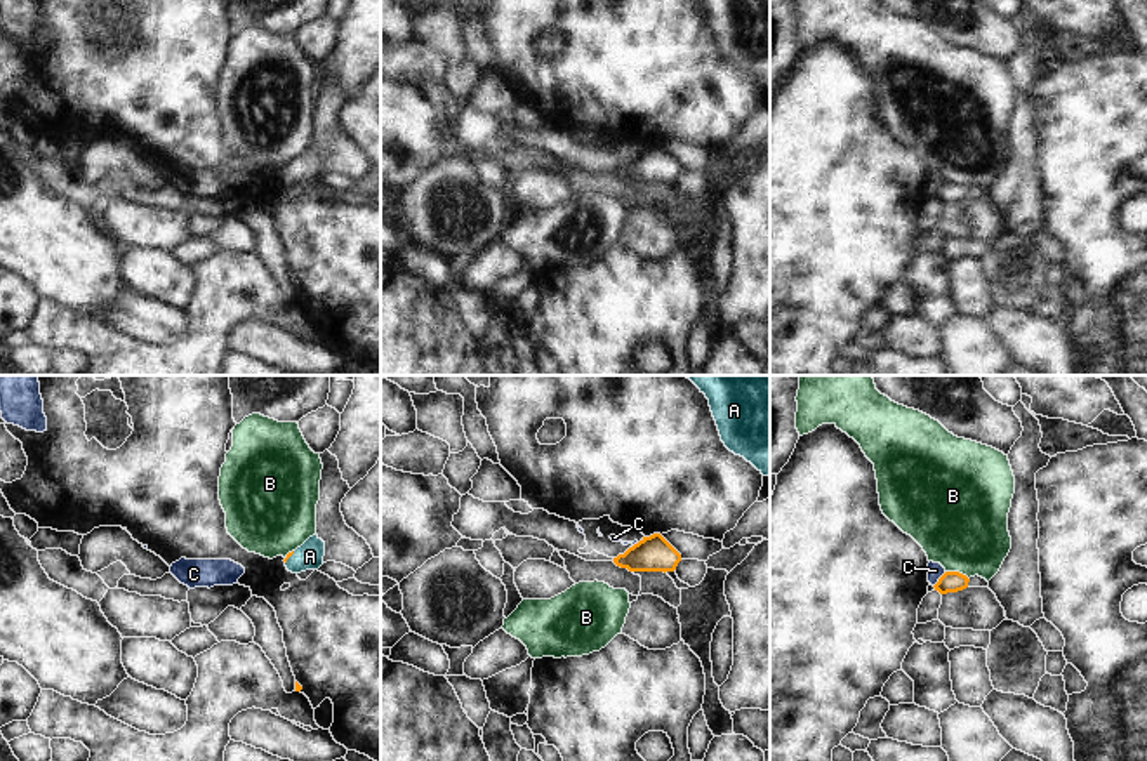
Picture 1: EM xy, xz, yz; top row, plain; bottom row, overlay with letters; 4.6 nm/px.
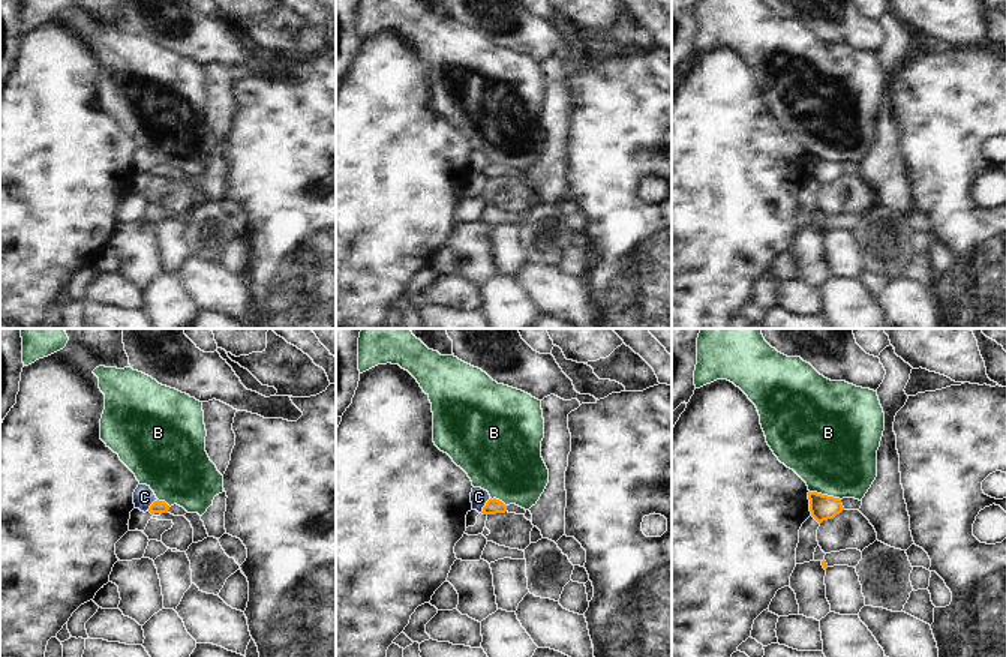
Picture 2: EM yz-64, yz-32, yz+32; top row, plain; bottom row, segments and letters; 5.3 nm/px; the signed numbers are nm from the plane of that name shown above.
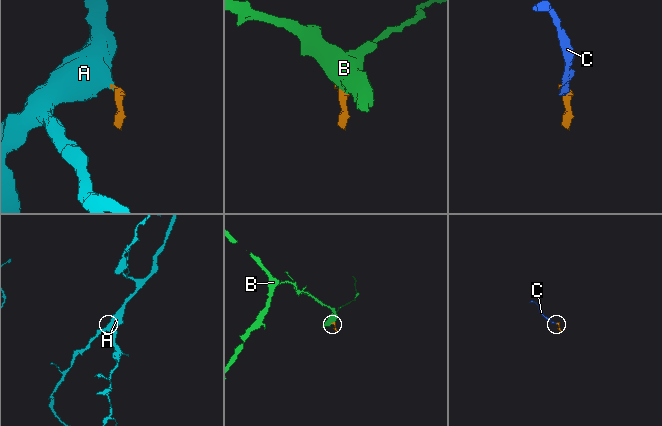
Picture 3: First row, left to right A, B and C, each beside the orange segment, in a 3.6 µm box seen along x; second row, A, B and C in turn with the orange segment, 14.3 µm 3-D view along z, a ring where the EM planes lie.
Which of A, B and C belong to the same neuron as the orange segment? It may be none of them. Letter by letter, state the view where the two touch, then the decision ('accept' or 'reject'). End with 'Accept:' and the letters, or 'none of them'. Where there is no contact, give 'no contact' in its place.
A: meets orange in xy; accept
B: meets orange in yz; reject
C: meets orange in yz; reject
Accept: A

